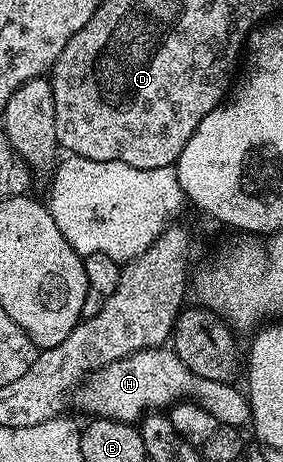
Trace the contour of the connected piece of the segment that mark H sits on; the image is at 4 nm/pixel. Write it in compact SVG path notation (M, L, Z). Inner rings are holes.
M167 346L145 349L129 357L123 357L120 361L106 365L104 369L95 370L88 375L85 383L76 390L75 401L89 416L109 419L117 419L118 422L136 423L145 414L159 412L168 409L179 401L191 401L198 403L207 412L218 420L220 425L244 429L251 423L251 404L246 393L239 387L234 387L231 382L208 380L197 375L181 360L179 356Z

